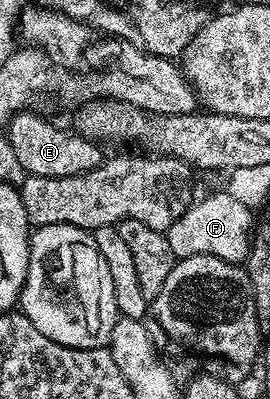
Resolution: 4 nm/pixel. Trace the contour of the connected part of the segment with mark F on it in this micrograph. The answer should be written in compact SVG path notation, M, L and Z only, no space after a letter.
M228 191L209 193L205 198L194 200L175 223L167 230L174 258L180 259L191 255L215 255L215 259L244 262L249 254L253 236L254 210L239 203Z

